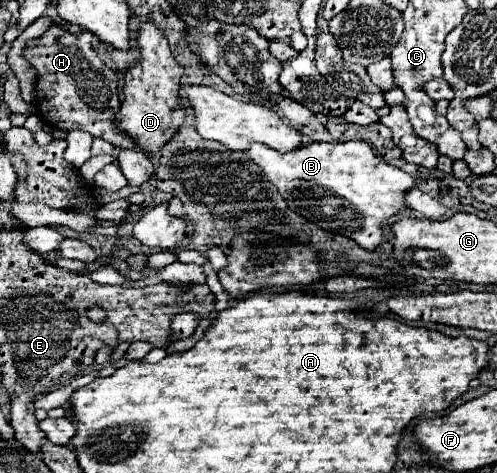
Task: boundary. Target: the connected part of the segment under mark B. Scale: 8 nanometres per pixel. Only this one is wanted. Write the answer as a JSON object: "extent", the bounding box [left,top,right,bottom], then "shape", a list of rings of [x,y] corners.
{"extent":[246,142,416,250],"shape":[[[252,142],[250,148],[246,150],[246,154],[252,162],[256,162],[260,166],[266,180],[278,188],[278,192],[284,196],[284,200],[290,206],[294,206],[300,216],[304,216],[306,220],[314,222],[316,226],[320,226],[324,230],[344,234],[368,250],[374,250],[382,242],[380,226],[384,224],[386,218],[390,218],[390,216],[398,214],[402,208],[406,208],[404,192],[410,190],[416,182],[414,176],[410,176],[410,174],[402,172],[400,168],[394,168],[394,166],[386,164],[382,158],[378,158],[366,142],[330,142],[330,144],[312,142],[312,144],[298,146],[284,154],[272,150],[264,144]]]}

